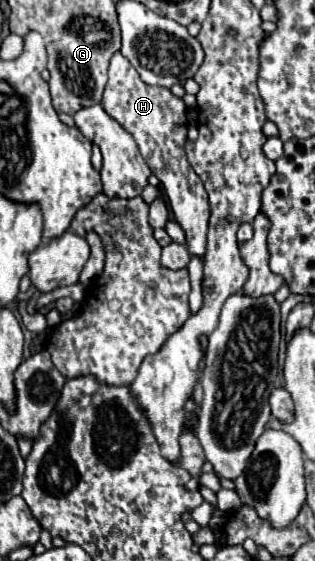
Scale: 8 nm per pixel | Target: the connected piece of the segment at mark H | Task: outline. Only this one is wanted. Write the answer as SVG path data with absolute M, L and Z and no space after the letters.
M116 52L110 60L108 70L108 84L102 98L102 108L126 130L134 136L142 158L150 166L152 174L160 180L162 192L168 198L172 214L176 222L186 232L186 242L190 254L204 256L206 252L206 232L208 232L208 218L210 218L210 202L208 194L192 170L188 156L186 156L186 130L188 130L188 116L184 100L176 98L170 90L162 86L146 86L132 64Z

